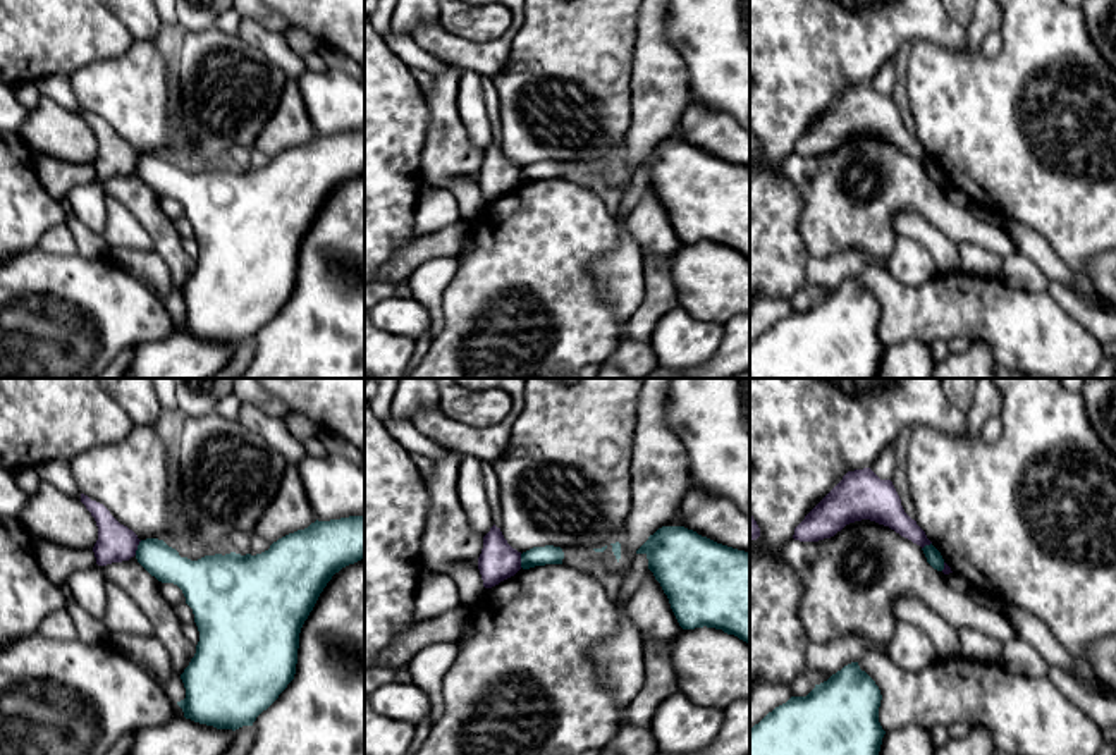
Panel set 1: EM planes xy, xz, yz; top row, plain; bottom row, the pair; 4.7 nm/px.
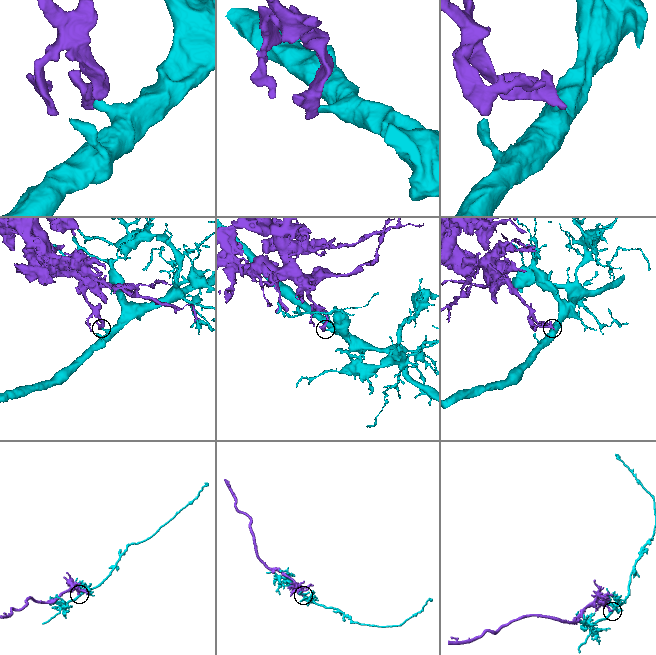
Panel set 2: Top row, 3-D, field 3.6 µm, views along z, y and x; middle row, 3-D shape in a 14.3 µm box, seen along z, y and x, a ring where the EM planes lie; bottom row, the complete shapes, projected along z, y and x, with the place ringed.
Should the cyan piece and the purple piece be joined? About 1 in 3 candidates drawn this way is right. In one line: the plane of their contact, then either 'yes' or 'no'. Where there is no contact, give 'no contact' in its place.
xy | no

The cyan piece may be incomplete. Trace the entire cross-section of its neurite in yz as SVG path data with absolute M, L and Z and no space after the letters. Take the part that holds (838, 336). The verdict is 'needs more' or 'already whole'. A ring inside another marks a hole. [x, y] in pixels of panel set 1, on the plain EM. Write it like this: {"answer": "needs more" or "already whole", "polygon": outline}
{"answer": "already whole", "polygon": "M844 280L806 311L791 311L750 344L750 378L877 378L886 346L879 337L880 304L860 284Z"}

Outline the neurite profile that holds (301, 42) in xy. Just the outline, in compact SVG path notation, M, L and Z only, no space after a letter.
M289 28L284 38L303 58L318 52L320 41L303 29Z

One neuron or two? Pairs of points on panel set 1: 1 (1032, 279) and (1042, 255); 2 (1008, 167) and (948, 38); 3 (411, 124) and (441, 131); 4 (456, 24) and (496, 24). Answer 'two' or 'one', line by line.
1: two
2: two
3: two
4: one

